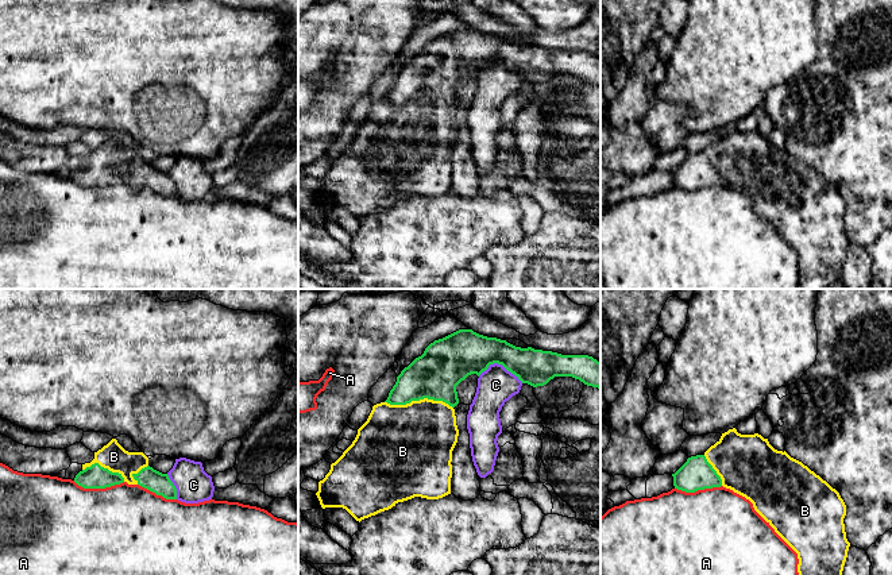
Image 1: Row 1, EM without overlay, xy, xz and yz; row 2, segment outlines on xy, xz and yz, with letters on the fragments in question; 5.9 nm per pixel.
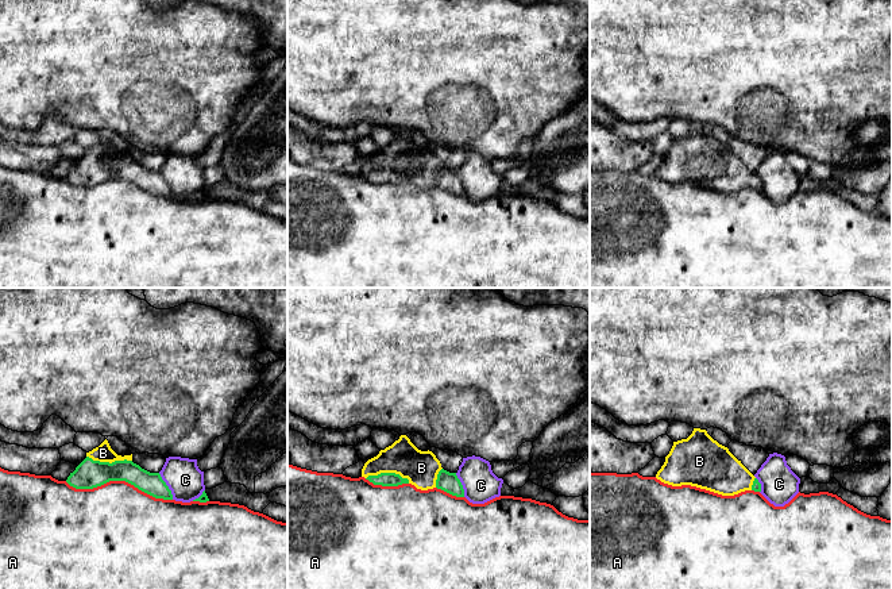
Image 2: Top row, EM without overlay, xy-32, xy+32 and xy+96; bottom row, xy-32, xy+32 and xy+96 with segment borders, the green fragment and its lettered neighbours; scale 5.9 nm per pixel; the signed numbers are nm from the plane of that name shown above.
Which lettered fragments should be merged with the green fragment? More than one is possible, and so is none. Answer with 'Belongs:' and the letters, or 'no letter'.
Belongs: B

